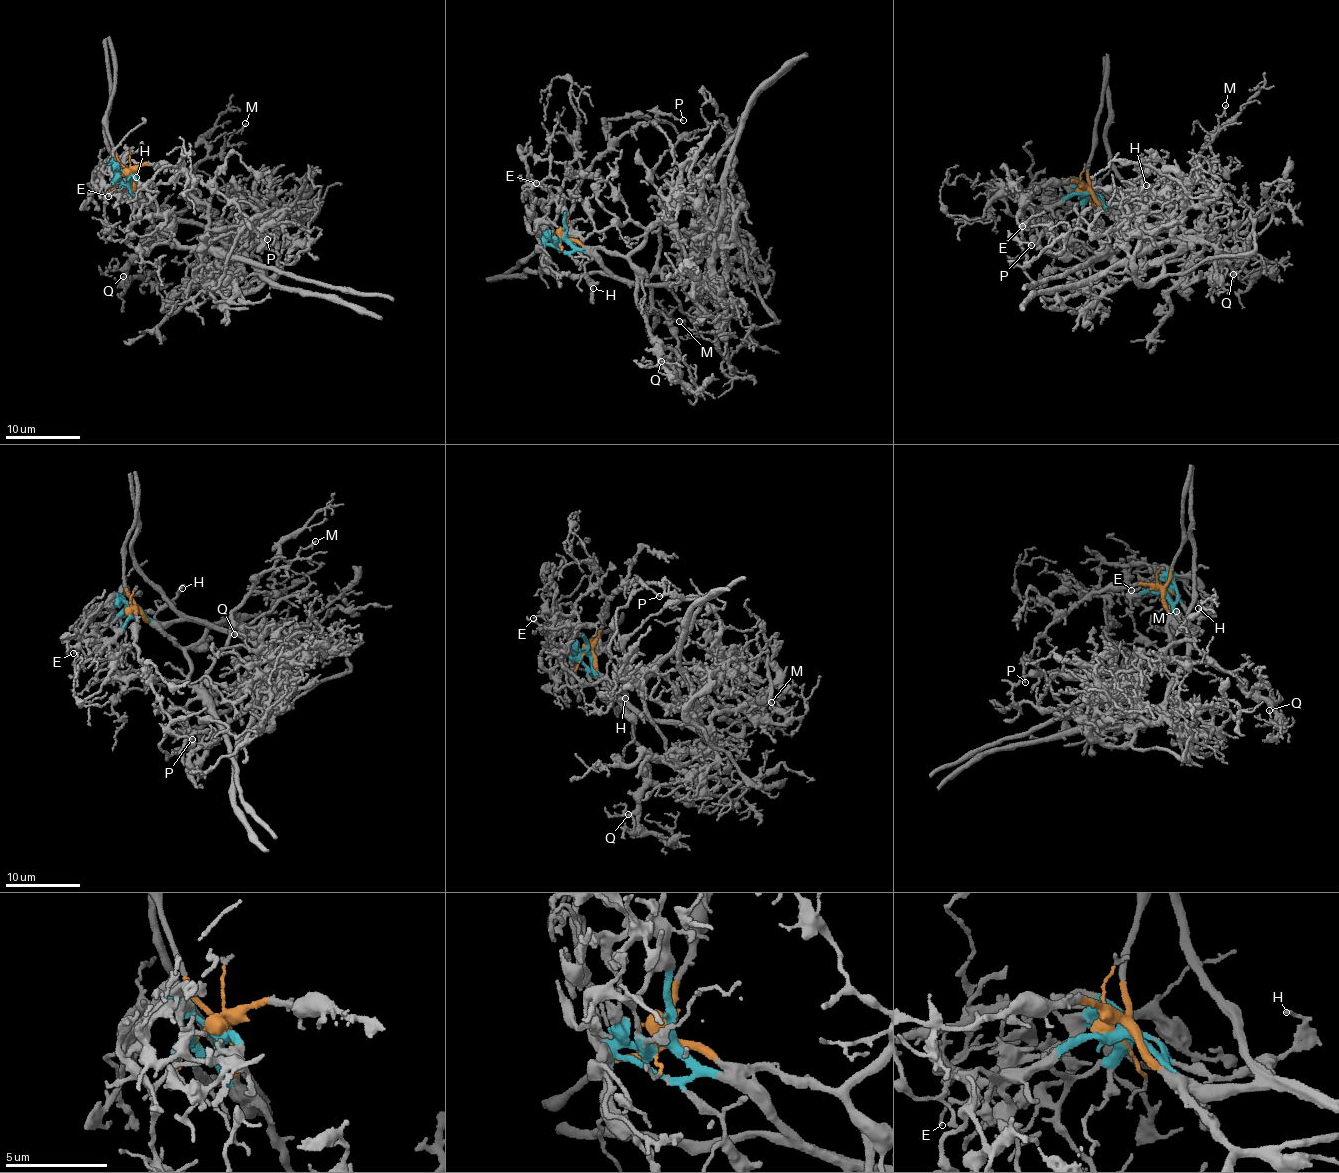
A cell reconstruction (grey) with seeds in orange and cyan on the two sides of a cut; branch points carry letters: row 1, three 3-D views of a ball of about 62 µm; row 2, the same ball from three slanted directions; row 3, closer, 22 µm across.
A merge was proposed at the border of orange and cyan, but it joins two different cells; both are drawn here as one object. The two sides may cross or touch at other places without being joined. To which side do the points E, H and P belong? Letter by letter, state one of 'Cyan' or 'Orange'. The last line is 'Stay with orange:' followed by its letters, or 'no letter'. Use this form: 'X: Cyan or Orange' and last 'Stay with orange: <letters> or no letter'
E: Cyan
H: Cyan
P: Orange
Stay with orange: P

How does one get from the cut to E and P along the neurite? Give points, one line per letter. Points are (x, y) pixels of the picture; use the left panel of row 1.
E: (129, 175), (136, 176), (131, 185), (113, 189), (108, 196)
P: (128, 173), (140, 165), (162, 163), (194, 177), (235, 204), (250, 226), (267, 240)

